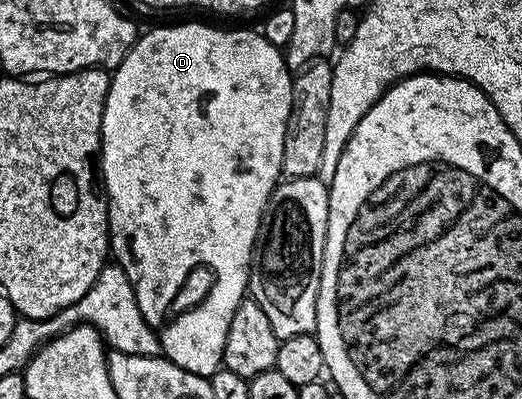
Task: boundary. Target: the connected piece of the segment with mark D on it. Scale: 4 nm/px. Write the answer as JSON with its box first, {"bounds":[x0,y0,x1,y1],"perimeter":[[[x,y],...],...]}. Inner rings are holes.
{"bounds":[99,21,293,377],"perimeter":[[[189,21],[186,25],[161,25],[150,33],[142,32],[137,42],[129,49],[117,68],[112,70],[109,82],[109,94],[105,100],[103,123],[101,124],[101,155],[99,172],[103,178],[103,192],[109,202],[109,247],[116,264],[123,267],[127,279],[131,279],[131,287],[135,291],[135,299],[139,303],[139,311],[143,311],[143,319],[154,327],[160,327],[169,313],[169,308],[176,301],[185,297],[185,292],[192,285],[201,285],[206,281],[209,290],[198,299],[197,305],[182,311],[173,317],[162,329],[159,329],[161,353],[171,363],[183,367],[183,371],[191,371],[200,377],[212,377],[222,368],[227,343],[227,327],[231,327],[231,319],[235,319],[235,311],[241,301],[246,300],[249,288],[249,265],[253,261],[253,248],[257,246],[257,232],[265,214],[273,188],[282,180],[281,164],[283,163],[283,139],[285,125],[291,115],[293,102],[293,77],[285,63],[285,54],[276,45],[272,45],[264,32],[253,29],[216,29],[213,25],[200,25],[197,21]]]}

